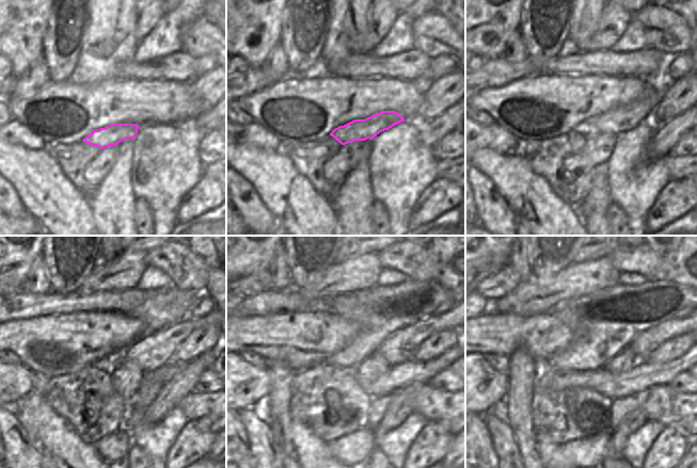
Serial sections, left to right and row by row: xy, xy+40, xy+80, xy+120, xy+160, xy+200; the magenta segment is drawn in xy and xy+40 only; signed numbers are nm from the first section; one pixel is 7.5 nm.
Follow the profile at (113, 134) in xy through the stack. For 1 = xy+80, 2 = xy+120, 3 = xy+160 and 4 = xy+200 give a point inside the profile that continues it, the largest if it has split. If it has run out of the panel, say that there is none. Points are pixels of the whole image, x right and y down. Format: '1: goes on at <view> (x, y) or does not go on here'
1: goes on at xy+80 (623, 118)
2: goes on at xy+120 (154, 350)
3: goes on at xy+160 (399, 348)
4: goes on at xy+200 (646, 342)

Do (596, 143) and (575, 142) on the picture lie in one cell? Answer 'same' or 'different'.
different

